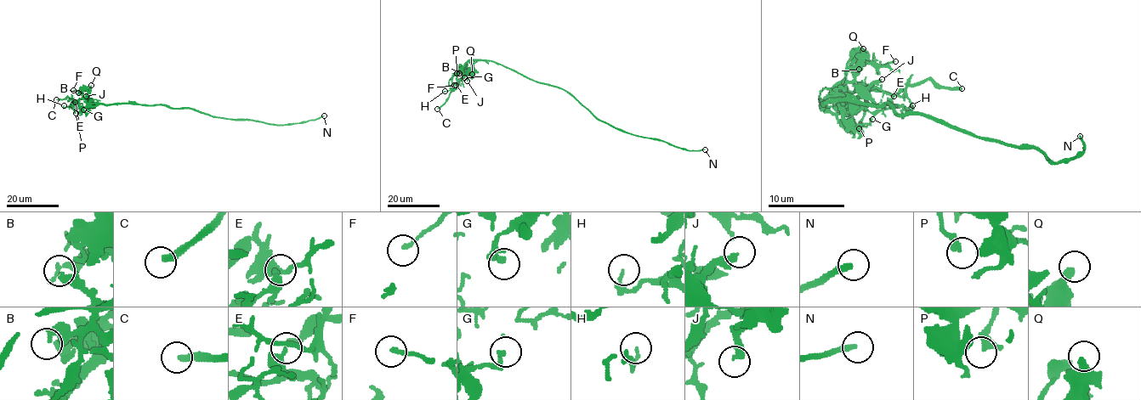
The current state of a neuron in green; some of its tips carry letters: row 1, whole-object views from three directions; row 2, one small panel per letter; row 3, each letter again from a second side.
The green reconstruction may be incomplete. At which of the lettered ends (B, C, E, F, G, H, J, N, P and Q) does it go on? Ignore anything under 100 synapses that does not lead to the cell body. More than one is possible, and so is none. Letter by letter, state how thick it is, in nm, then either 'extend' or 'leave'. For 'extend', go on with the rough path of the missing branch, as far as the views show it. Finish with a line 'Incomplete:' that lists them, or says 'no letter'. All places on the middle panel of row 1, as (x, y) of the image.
B: 300 nm | leave
C: 340 nm | extend | (437, 109), (428, 111), (439, 117), (438, 113), (425, 113)
E: 300 nm | leave
F: 190 nm | leave
G: 220 nm | leave
H: 140 nm | leave
J: 360 nm | leave
N: 280 nm | leave
P: 300 nm | leave
Q: 320 nm | leave
Incomplete: C

